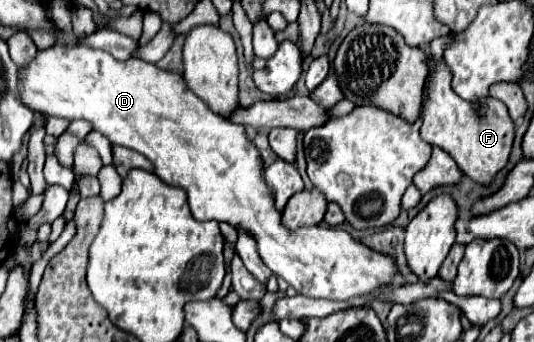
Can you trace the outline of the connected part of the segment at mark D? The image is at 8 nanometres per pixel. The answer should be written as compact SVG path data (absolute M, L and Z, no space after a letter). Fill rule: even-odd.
M53 45L37 53L37 57L19 71L19 97L21 101L43 115L85 119L95 131L103 133L113 145L129 147L145 155L153 165L155 173L169 185L183 187L187 191L191 213L197 221L229 221L235 229L245 229L257 239L257 249L265 265L283 277L297 293L313 299L335 297L335 301L347 301L353 297L365 297L373 291L385 289L389 281L397 275L397 261L393 255L379 253L359 241L355 241L347 231L339 227L303 227L289 231L281 225L281 213L273 207L271 189L265 185L263 167L259 151L253 141L245 135L243 125L225 121L225 117L213 113L183 81L179 73L163 71L153 63L143 59L117 61L109 53L91 49L85 45Z

